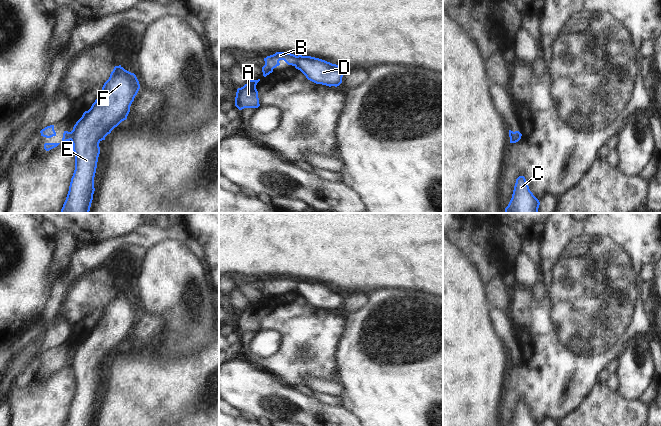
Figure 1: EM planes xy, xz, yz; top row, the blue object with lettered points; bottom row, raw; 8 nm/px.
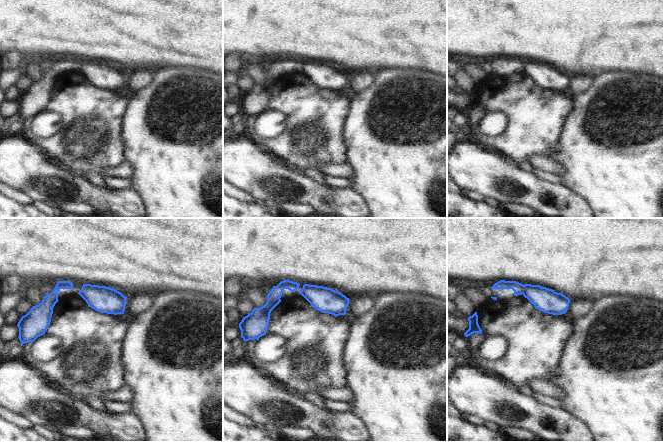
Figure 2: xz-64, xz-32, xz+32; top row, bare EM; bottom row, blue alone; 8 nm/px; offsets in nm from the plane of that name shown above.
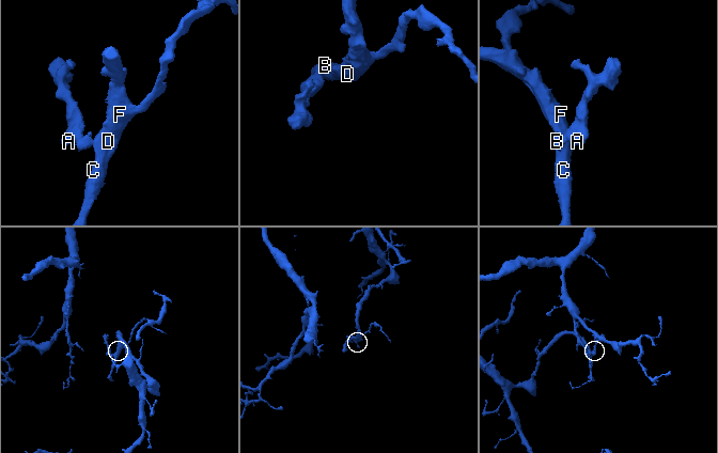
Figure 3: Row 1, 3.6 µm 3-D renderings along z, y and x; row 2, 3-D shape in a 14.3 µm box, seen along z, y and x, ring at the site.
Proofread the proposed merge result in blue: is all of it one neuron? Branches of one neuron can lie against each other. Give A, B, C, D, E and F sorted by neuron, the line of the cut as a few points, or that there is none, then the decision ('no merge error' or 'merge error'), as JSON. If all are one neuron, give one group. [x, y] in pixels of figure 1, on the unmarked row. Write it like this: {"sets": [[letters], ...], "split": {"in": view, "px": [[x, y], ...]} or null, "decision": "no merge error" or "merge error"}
{"sets": [["A", "B"], ["C", "D", "E", "F"]], "split": {"in": "xz", "px": [[296, 280], [293, 289]]}, "decision": "merge error"}

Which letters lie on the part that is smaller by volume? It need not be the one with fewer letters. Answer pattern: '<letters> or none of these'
A, B

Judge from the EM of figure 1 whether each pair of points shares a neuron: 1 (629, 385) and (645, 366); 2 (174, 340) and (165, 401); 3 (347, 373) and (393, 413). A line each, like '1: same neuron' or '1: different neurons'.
1: same neuron
2: different neurons
3: same neuron

